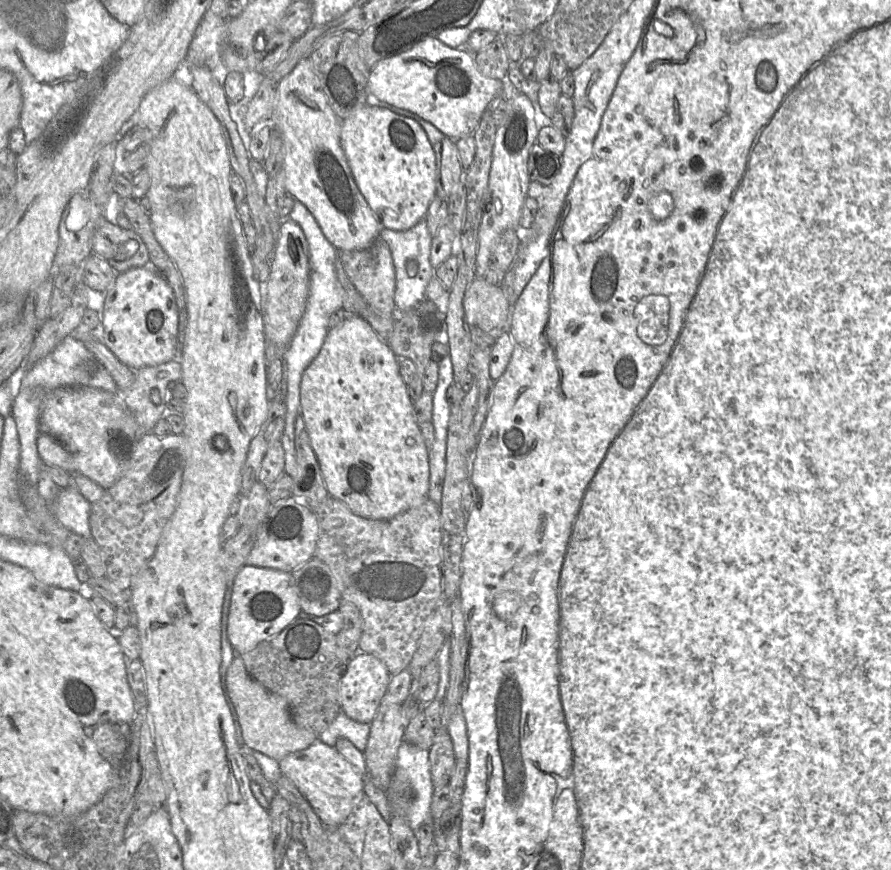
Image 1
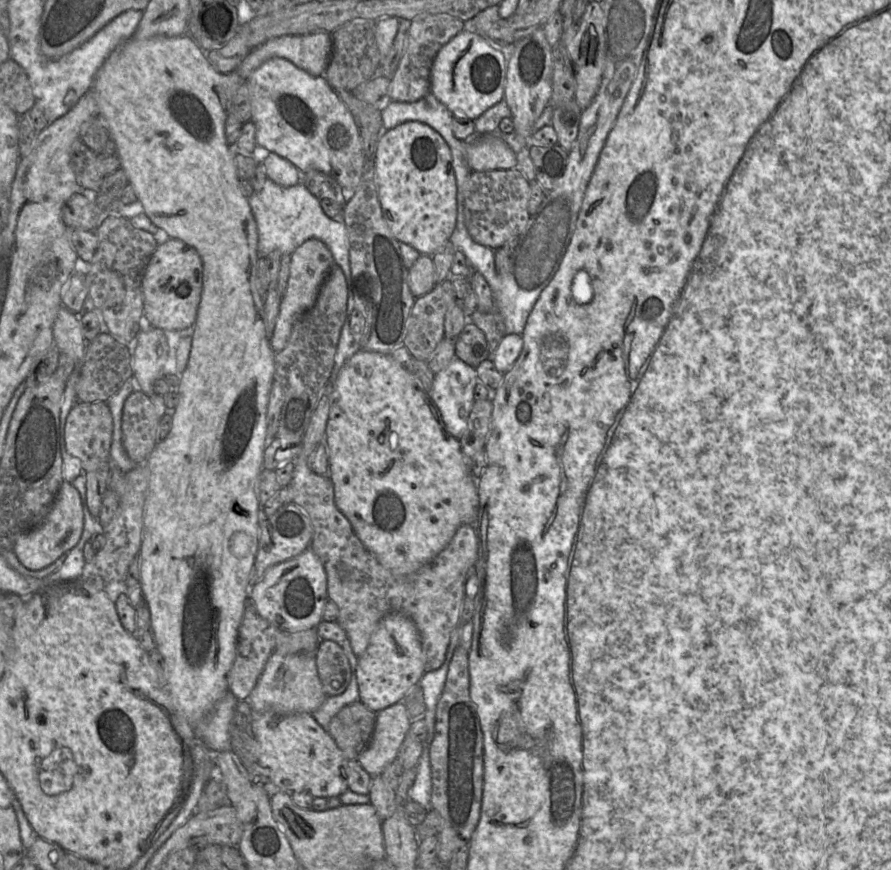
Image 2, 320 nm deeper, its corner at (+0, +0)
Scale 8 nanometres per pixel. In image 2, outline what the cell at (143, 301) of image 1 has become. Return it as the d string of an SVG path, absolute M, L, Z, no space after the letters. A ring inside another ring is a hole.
M179 239L158 245L145 267L141 289L144 322L166 331L191 330L196 320L203 287L203 263L198 252Z

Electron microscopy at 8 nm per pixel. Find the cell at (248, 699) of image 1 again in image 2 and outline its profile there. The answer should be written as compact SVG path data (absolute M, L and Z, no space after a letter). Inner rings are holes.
M273 653L248 697L255 714L275 712L278 714L309 713L317 710L327 698L320 681L315 653Z

